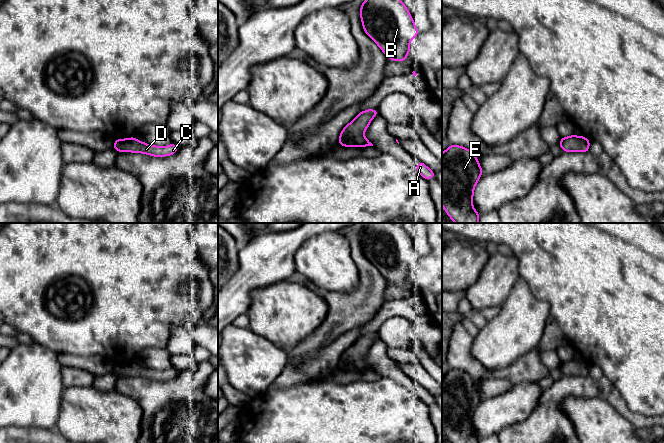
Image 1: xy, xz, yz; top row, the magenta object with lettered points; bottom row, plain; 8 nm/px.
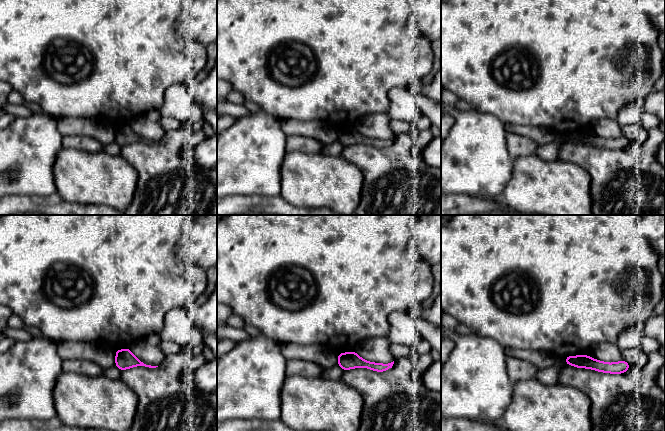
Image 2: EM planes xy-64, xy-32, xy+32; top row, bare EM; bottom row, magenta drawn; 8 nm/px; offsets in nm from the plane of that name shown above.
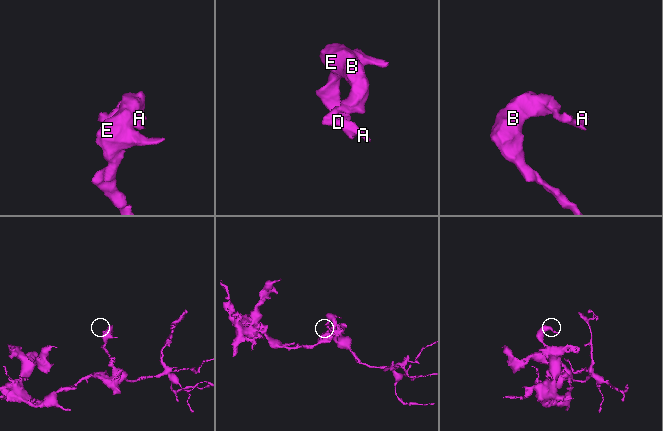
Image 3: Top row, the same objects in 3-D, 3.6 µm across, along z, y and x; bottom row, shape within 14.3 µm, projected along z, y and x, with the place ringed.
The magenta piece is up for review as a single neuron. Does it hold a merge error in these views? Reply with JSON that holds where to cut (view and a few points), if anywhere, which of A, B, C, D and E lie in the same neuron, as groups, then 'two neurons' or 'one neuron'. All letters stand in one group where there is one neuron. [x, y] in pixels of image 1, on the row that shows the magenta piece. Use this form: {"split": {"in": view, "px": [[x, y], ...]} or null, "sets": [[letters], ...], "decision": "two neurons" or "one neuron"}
{"split": null, "sets": [["A", "B", "C", "D", "E"]], "decision": "one neuron"}

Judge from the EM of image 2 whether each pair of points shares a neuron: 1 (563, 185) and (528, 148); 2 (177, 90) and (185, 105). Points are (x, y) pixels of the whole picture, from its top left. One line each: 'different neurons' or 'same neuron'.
1: different neurons
2: same neuron

